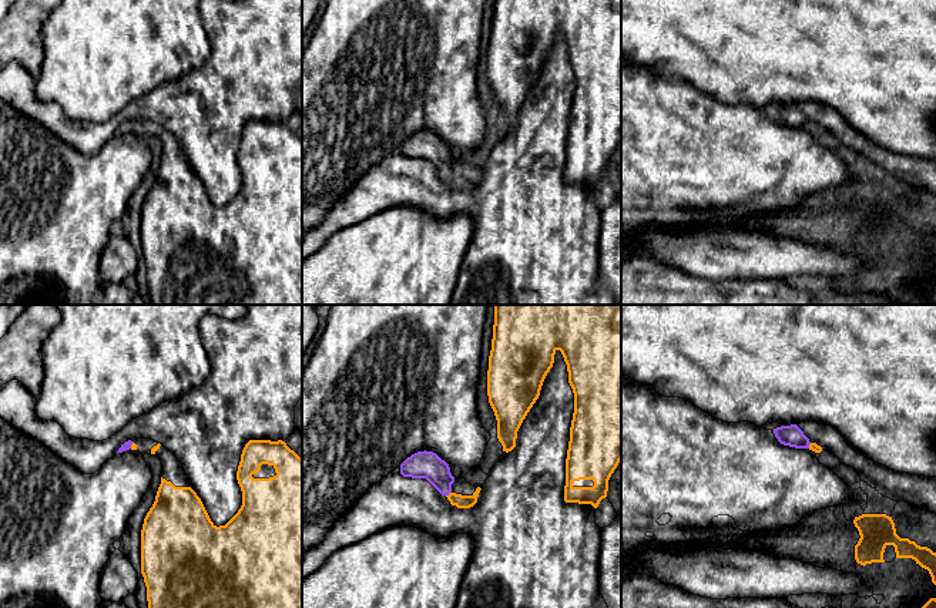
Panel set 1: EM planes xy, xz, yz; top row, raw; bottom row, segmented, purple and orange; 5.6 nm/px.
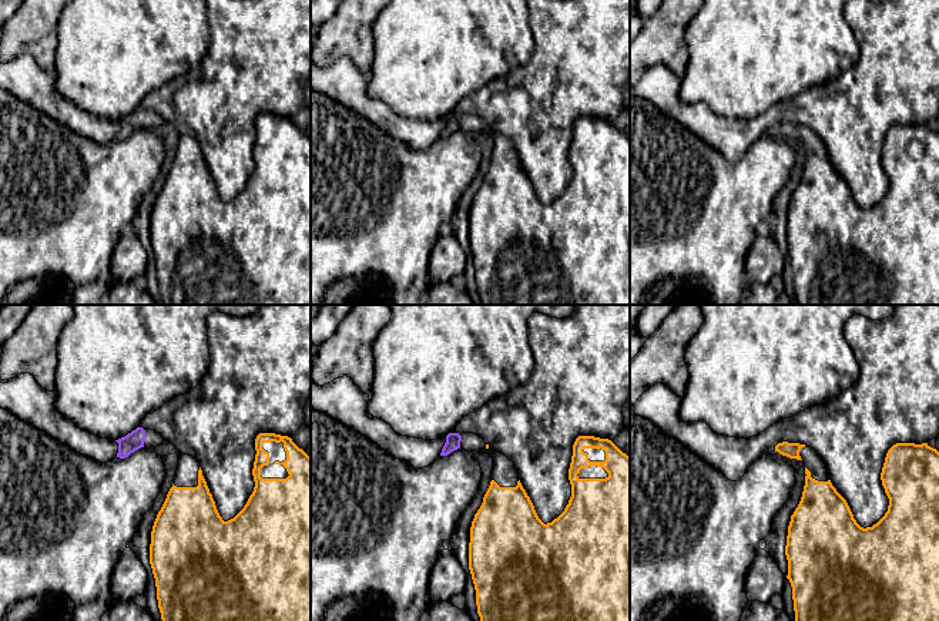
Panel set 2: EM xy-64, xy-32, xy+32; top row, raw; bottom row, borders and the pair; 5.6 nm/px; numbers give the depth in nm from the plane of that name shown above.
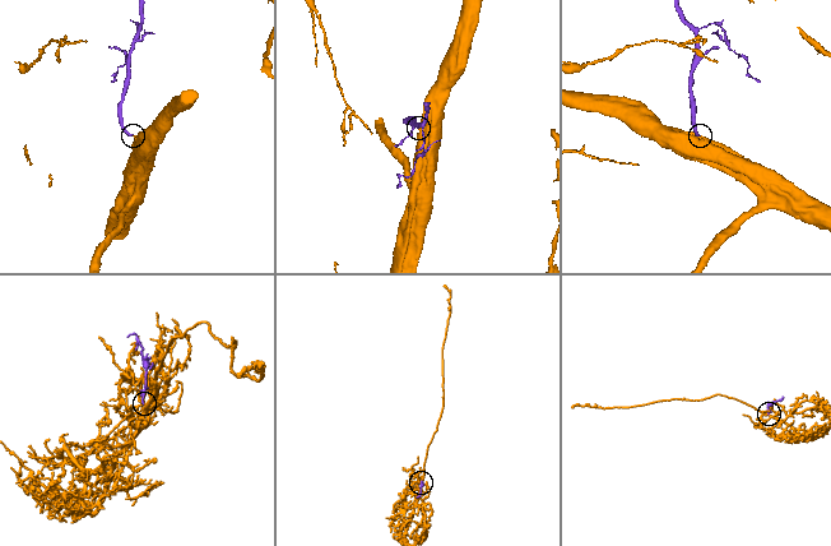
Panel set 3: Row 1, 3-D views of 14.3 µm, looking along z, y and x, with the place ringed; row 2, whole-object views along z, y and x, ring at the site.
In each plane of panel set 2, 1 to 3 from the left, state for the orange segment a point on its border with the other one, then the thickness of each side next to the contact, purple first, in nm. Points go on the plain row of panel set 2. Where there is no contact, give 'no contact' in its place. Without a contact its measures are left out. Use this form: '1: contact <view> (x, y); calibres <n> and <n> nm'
1: no contact
2: no contact
3: no contact

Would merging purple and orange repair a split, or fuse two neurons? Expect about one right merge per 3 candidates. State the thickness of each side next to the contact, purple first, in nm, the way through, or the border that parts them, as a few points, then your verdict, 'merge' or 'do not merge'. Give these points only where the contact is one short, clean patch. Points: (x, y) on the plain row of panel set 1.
calibres 160 and 80 nm; way xz (423, 145), (443, 165), (448, 175), (460, 182); merge

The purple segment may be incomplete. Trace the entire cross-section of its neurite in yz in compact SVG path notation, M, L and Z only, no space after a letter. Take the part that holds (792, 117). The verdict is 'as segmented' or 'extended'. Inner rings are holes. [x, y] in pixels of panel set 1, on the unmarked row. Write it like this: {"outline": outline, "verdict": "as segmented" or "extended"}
{"outline": "M796 105L776 108L774 110L774 115L778 120L778 122L784 127L795 130L809 130L815 134L822 132L822 128L816 124L811 124L809 120Z", "verdict": "extended"}

